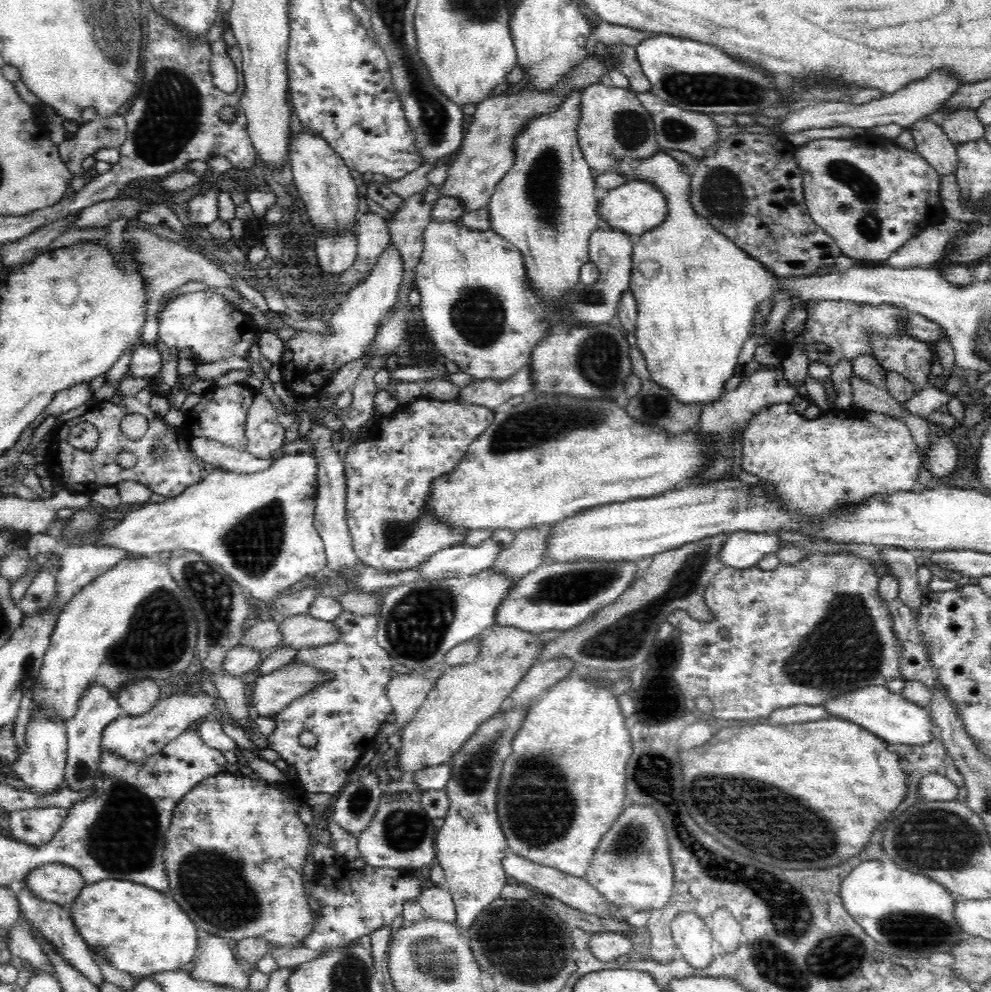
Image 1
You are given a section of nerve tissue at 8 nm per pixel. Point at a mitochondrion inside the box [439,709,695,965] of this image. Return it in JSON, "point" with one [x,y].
{"point":[539,809]}

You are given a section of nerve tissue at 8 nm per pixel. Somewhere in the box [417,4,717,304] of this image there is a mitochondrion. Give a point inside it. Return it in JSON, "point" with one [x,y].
{"point":[542,178]}

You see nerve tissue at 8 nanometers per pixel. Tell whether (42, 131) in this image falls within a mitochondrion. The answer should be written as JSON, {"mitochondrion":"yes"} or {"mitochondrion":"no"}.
{"mitochondrion":"no"}

